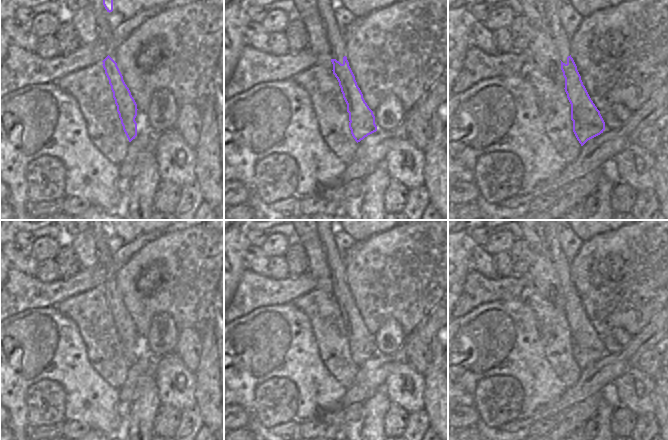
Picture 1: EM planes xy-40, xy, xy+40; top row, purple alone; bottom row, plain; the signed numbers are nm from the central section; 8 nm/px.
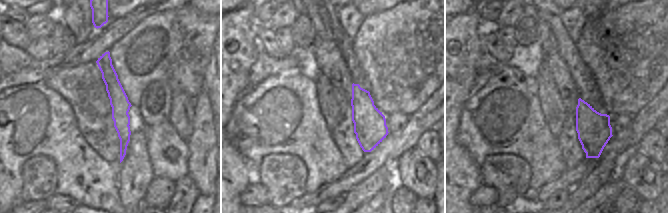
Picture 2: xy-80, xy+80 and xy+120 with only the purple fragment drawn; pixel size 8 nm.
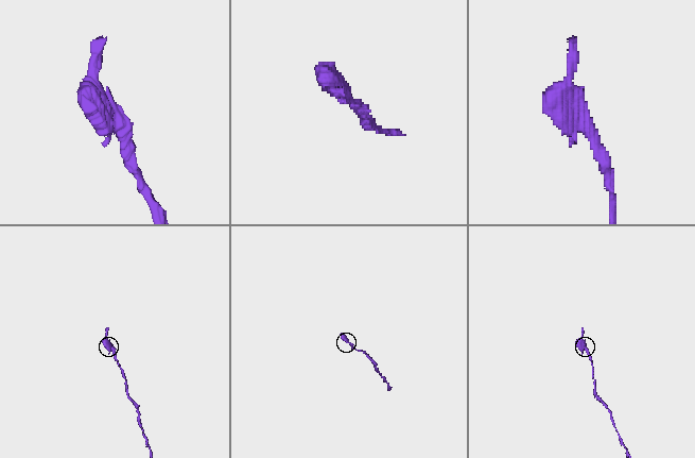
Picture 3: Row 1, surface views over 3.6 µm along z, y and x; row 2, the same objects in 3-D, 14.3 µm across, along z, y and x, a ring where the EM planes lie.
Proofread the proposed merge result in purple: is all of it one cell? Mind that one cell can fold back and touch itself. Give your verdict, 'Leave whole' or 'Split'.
Split

